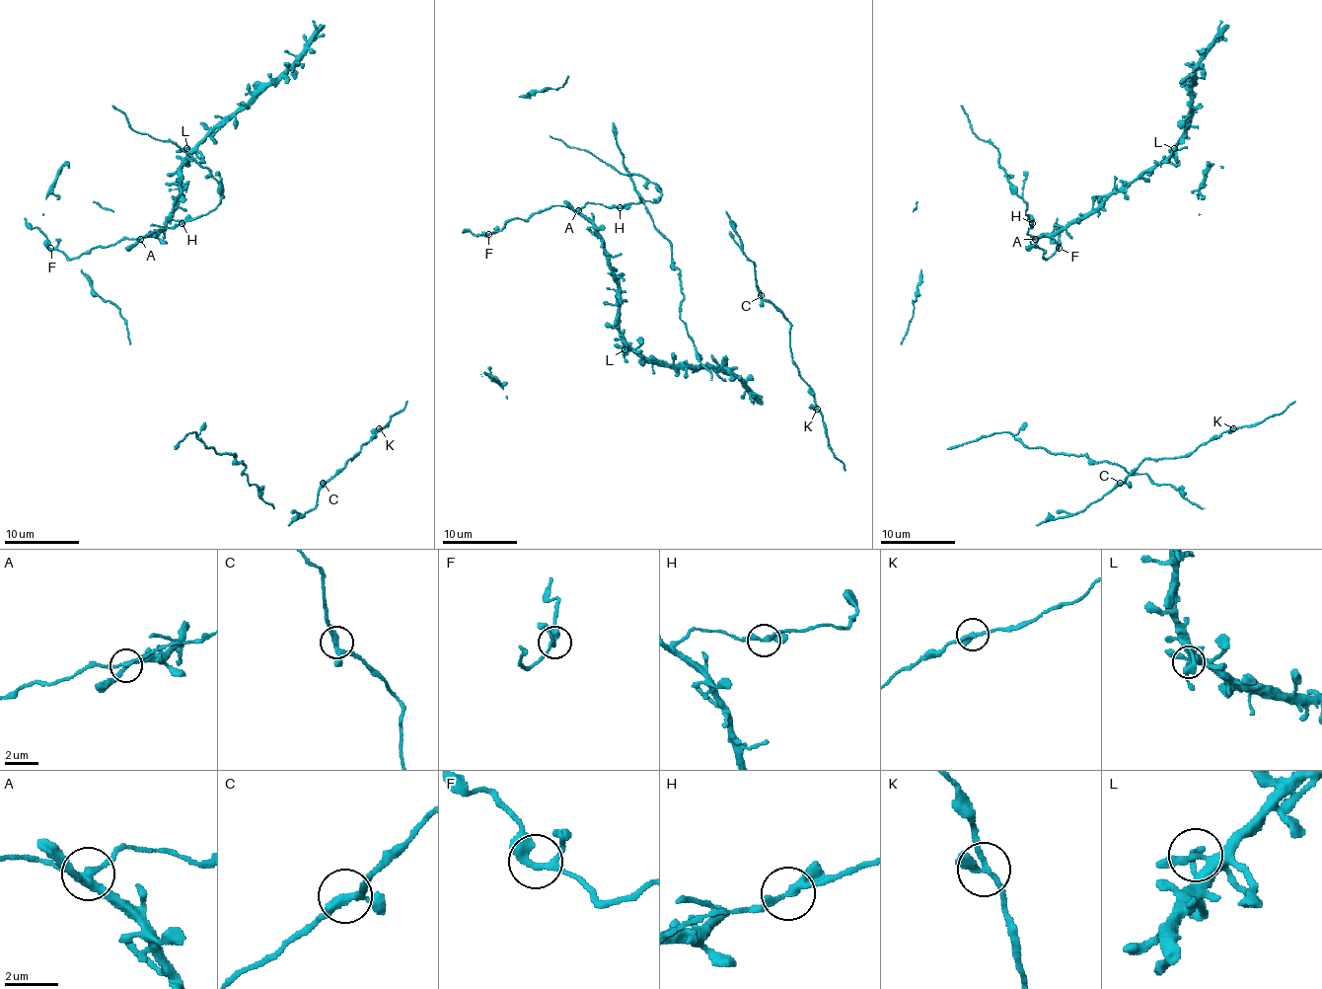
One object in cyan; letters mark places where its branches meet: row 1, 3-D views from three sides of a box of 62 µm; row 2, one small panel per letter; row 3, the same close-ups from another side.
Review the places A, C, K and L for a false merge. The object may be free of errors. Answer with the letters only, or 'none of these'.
A

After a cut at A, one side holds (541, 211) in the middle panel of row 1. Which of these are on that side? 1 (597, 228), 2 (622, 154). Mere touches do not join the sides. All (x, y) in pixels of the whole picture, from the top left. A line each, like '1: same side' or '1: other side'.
1: other side
2: other side

